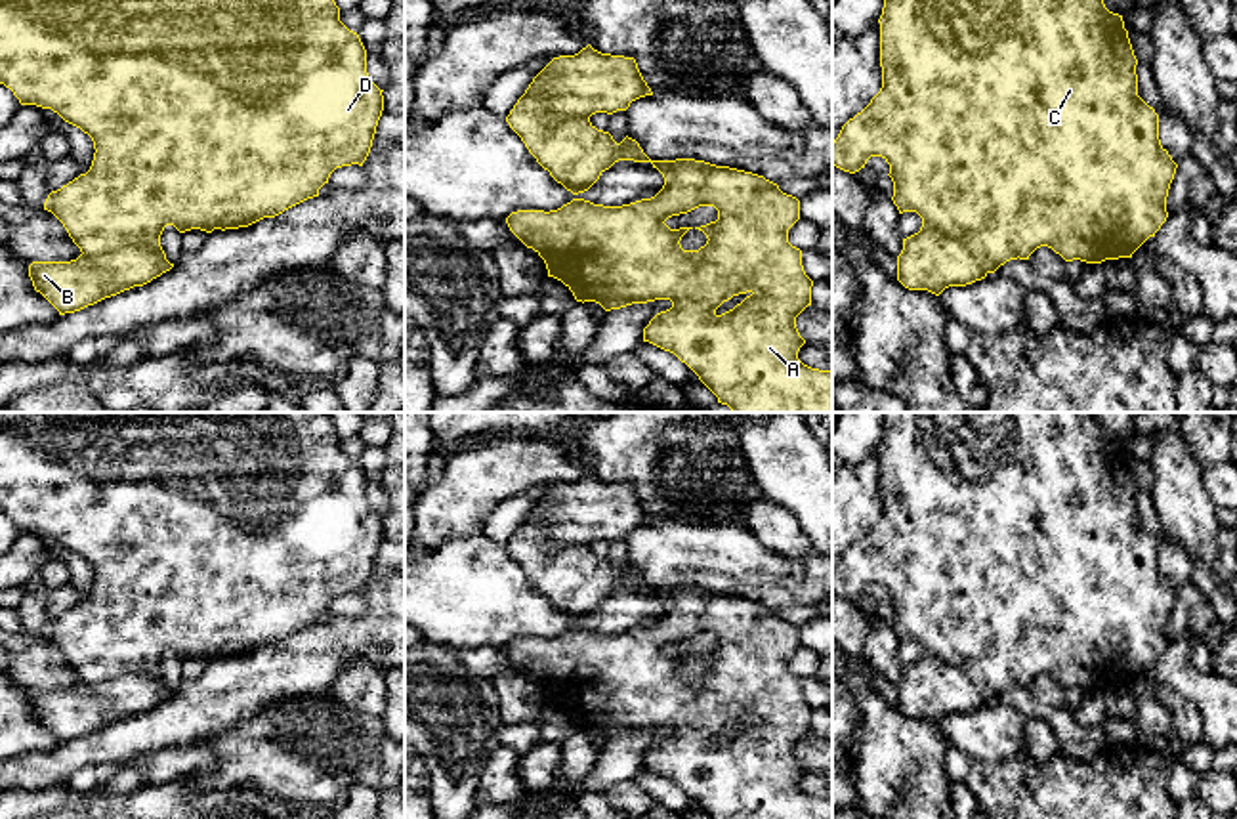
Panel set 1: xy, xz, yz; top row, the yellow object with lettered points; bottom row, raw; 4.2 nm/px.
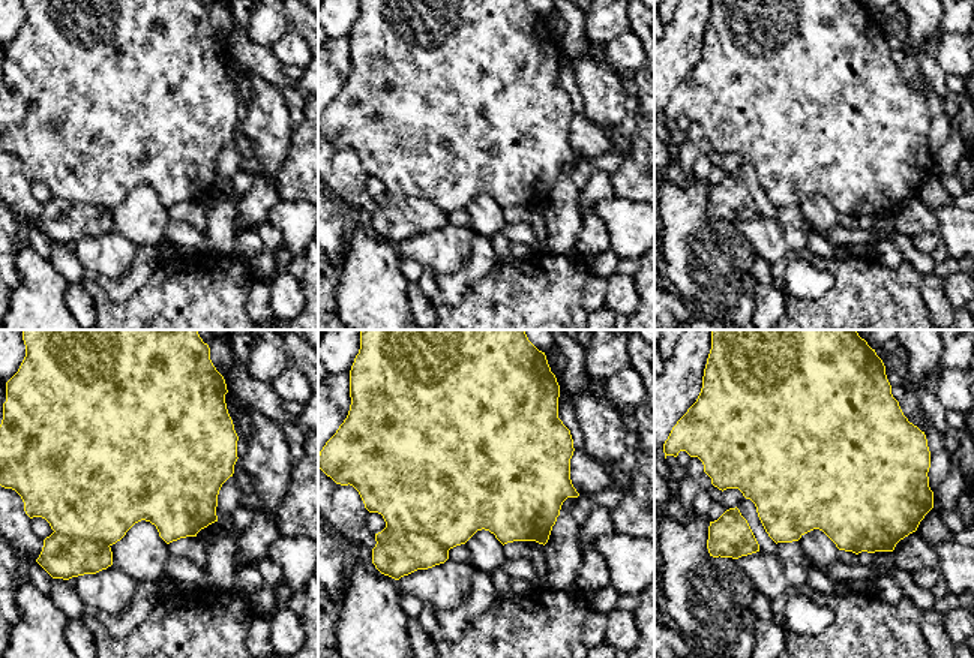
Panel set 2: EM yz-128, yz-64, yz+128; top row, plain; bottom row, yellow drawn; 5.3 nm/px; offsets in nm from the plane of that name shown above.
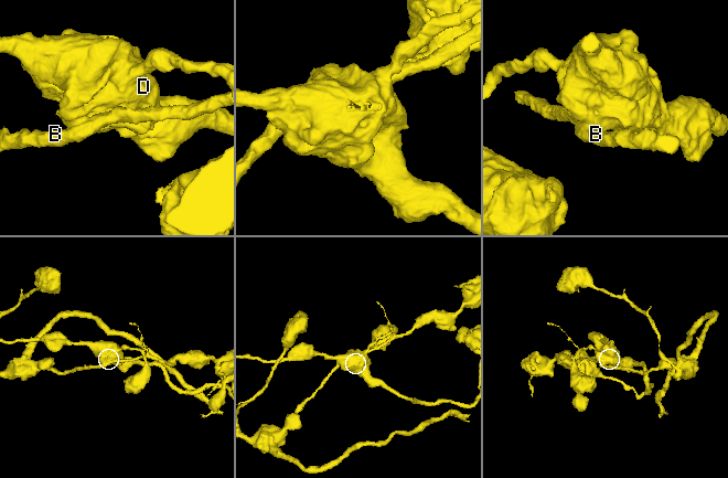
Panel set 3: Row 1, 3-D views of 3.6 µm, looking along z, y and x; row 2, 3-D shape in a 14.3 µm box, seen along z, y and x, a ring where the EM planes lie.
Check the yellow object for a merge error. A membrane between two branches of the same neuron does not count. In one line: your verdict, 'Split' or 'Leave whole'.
Split

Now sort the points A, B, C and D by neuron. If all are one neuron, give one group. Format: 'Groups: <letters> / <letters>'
Groups: A C D / B

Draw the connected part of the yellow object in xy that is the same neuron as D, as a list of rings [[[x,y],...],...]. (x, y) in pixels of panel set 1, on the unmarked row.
[[[0,412],[0,512],[10,515],[21,533],[52,536],[92,565],[95,580],[90,598],[52,619],[44,630],[44,638],[63,651],[73,670],[88,683],[120,674],[162,676],[160,662],[166,653],[179,661],[248,655],[319,624],[336,596],[363,594],[384,538],[384,517],[367,500],[367,477],[359,462],[340,449],[340,435],[326,412]]]

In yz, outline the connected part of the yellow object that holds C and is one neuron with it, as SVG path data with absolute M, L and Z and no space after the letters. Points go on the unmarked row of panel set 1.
M886 412L880 451L882 515L870 531L849 546L832 569L832 592L855 601L870 584L890 592L893 632L899 641L916 640L922 653L962 668L981 693L995 701L1010 687L1048 674L1065 689L1132 685L1132 682L1166 649L1166 624L1178 592L1159 567L1159 542L1138 523L1138 487L1122 443L1105 435L1094 412Z

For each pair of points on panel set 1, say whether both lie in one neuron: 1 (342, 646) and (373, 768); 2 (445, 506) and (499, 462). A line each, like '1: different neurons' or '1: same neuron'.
1: different neurons
2: same neuron

